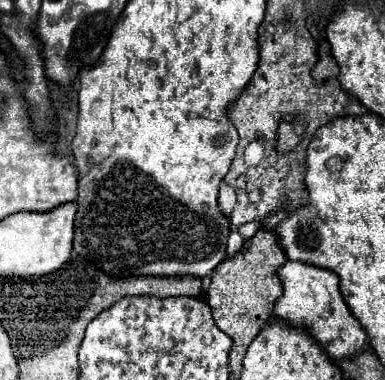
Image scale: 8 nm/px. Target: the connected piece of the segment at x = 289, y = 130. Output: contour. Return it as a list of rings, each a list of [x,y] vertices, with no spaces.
[[[285,120],[279,122],[279,128],[277,128],[277,140],[275,140],[275,146],[277,146],[277,152],[279,154],[285,154],[285,152],[291,152],[297,144],[301,144],[301,136],[297,136],[293,132],[293,126]]]

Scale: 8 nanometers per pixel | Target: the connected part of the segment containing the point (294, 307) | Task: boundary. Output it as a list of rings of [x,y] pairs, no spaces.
[[[287,260],[283,266],[279,266],[277,276],[281,280],[283,294],[275,302],[273,316],[287,320],[293,326],[307,328],[307,332],[321,346],[331,342],[331,346],[329,346],[331,358],[351,358],[363,348],[367,334],[361,328],[359,320],[351,314],[351,310],[343,302],[343,296],[339,292],[339,280],[337,280],[335,272],[325,270],[325,268],[317,268],[311,264]]]

